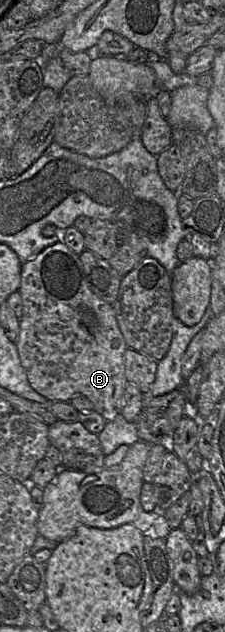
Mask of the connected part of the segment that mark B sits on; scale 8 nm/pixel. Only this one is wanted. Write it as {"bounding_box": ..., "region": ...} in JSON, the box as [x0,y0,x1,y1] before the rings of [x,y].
{"bounding_box":[16,241,128,421],"region":[[[63,241],[44,248],[38,255],[22,264],[21,281],[18,290],[22,297],[22,315],[19,318],[19,334],[16,342],[21,364],[25,369],[31,387],[49,401],[70,402],[74,396],[84,395],[94,405],[106,421],[114,420],[122,414],[123,399],[128,380],[125,372],[124,354],[128,348],[120,330],[113,305],[99,298],[90,288],[79,255],[71,251]]]}

